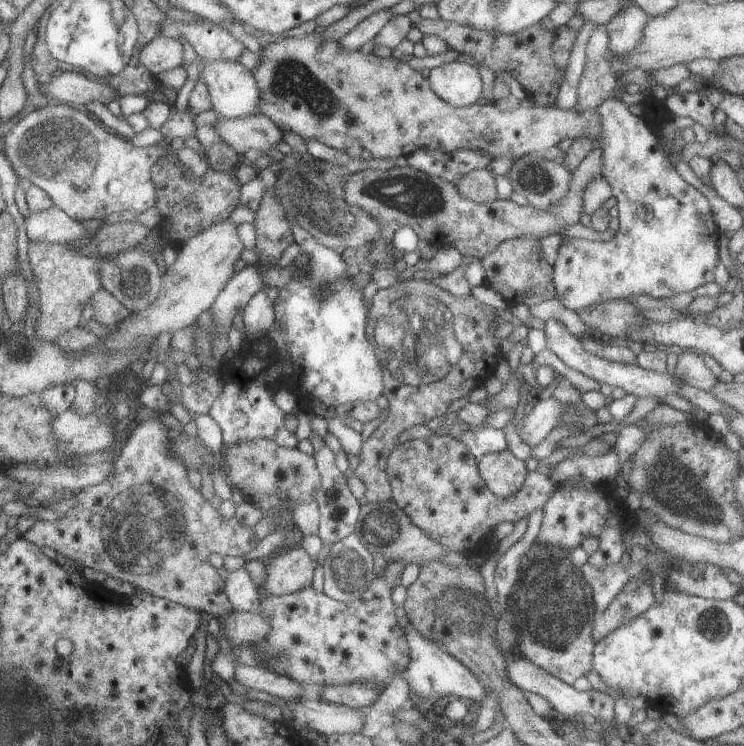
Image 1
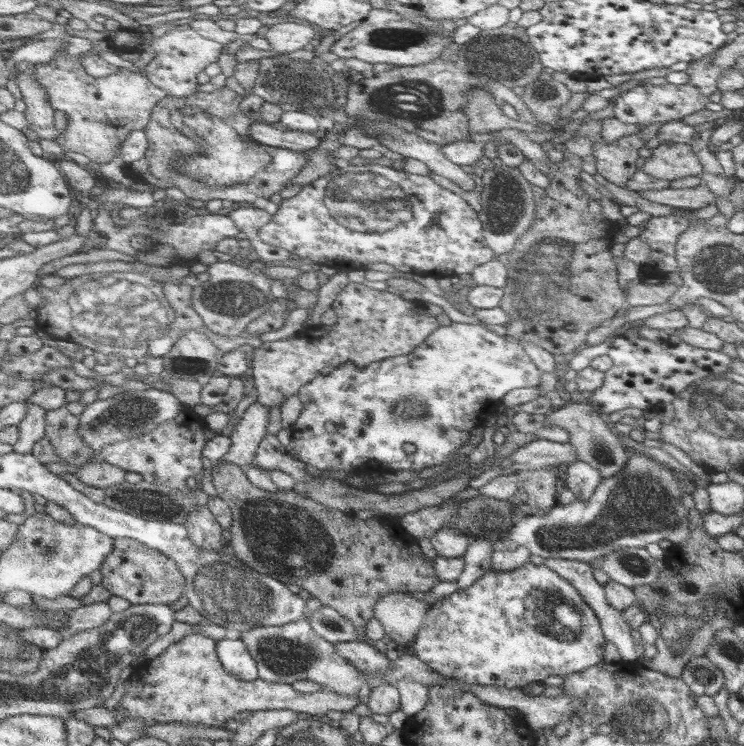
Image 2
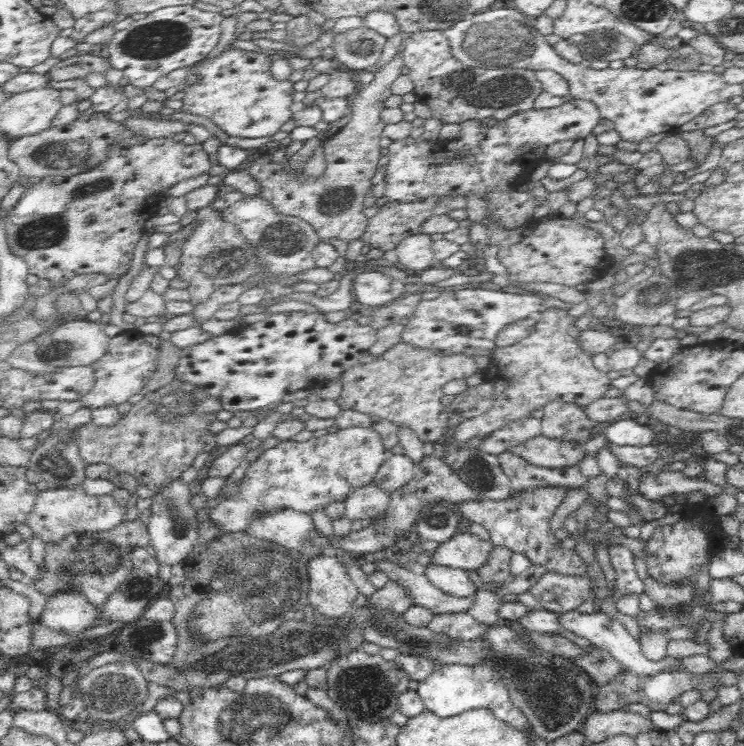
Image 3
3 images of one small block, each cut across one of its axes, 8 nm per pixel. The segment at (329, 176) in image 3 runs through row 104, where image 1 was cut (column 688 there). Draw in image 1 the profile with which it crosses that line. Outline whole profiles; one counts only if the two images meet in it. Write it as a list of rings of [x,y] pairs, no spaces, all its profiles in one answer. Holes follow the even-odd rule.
[[[683,350],[679,354],[675,372],[680,379],[691,387],[712,391],[720,383],[714,372],[704,363],[703,354],[697,351]]]

